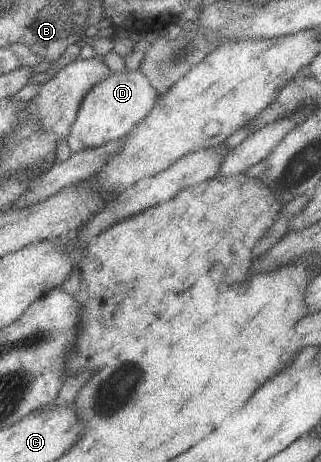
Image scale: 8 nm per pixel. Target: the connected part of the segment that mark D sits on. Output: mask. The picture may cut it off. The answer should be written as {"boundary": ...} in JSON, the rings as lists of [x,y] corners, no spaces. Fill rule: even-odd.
{"boundary":[[[137,70],[114,71],[99,81],[85,93],[85,99],[78,113],[77,121],[73,123],[67,141],[71,152],[77,153],[87,148],[97,148],[127,133],[145,119],[145,115],[155,105],[155,91],[144,73]]]}

